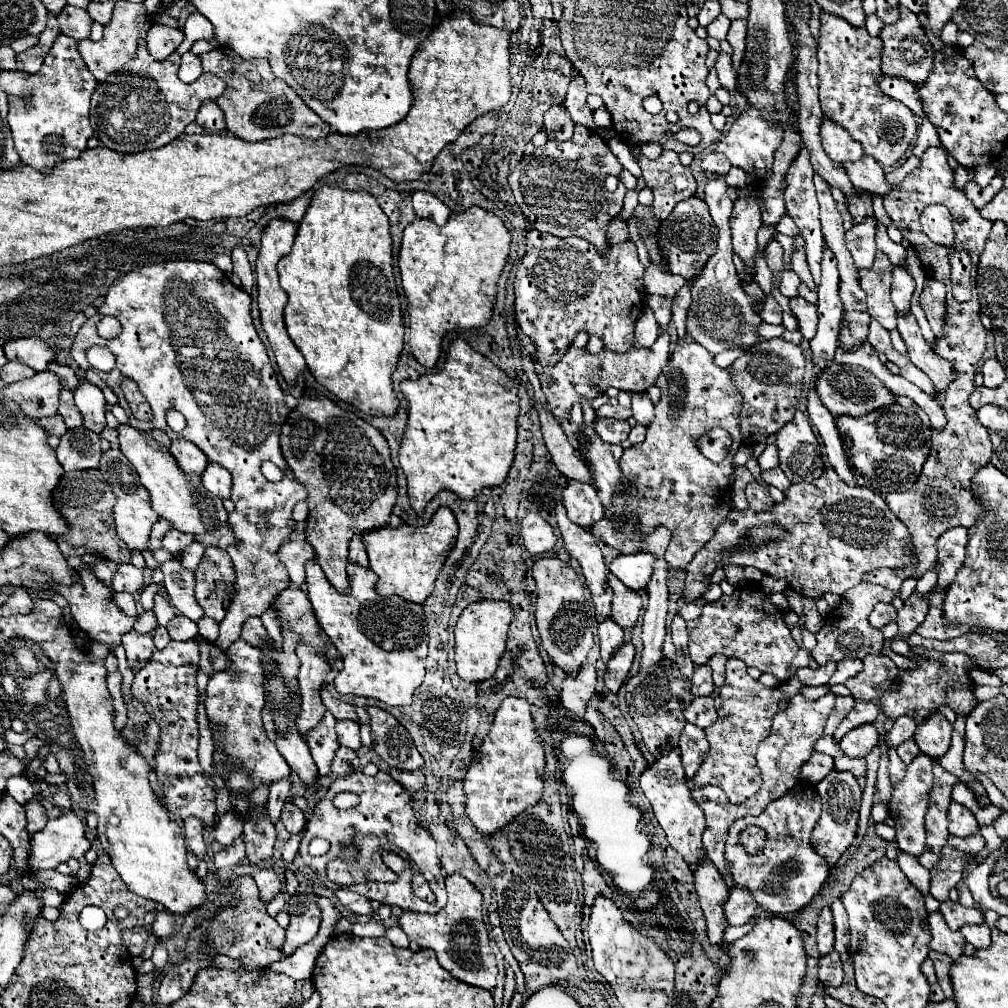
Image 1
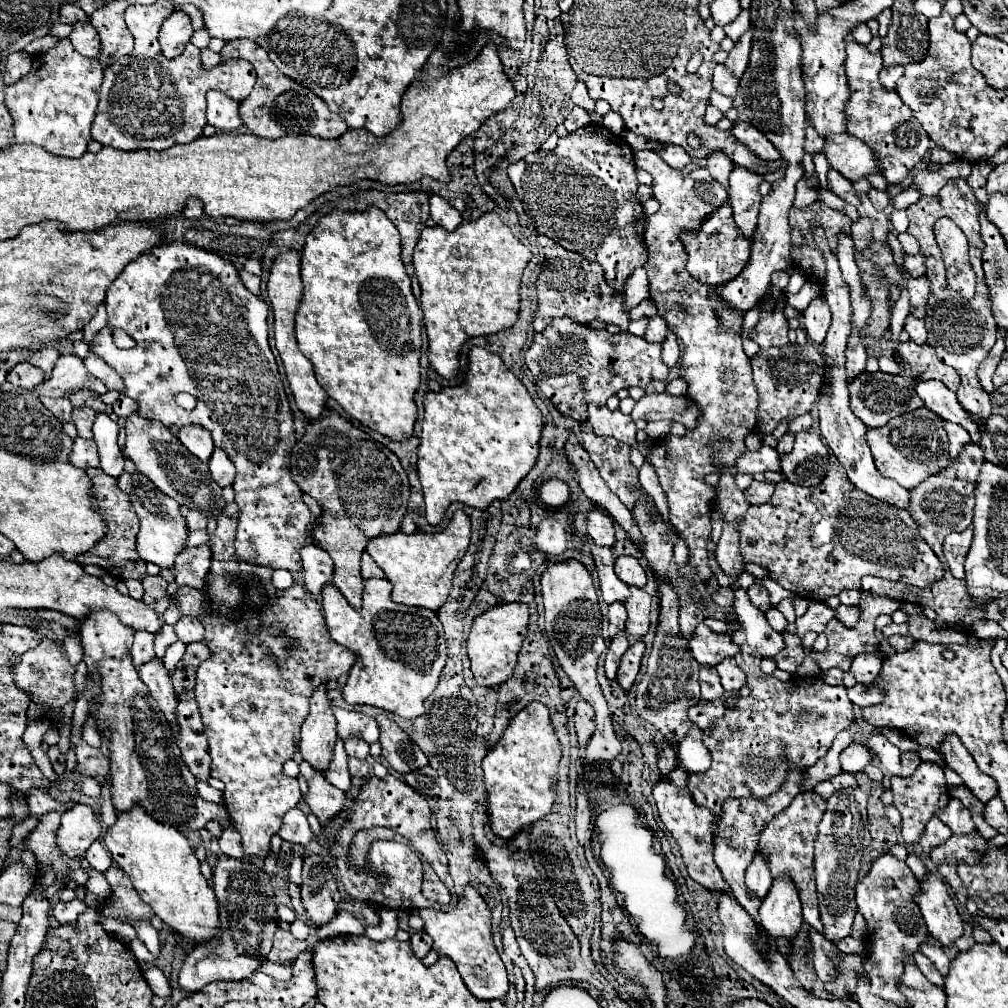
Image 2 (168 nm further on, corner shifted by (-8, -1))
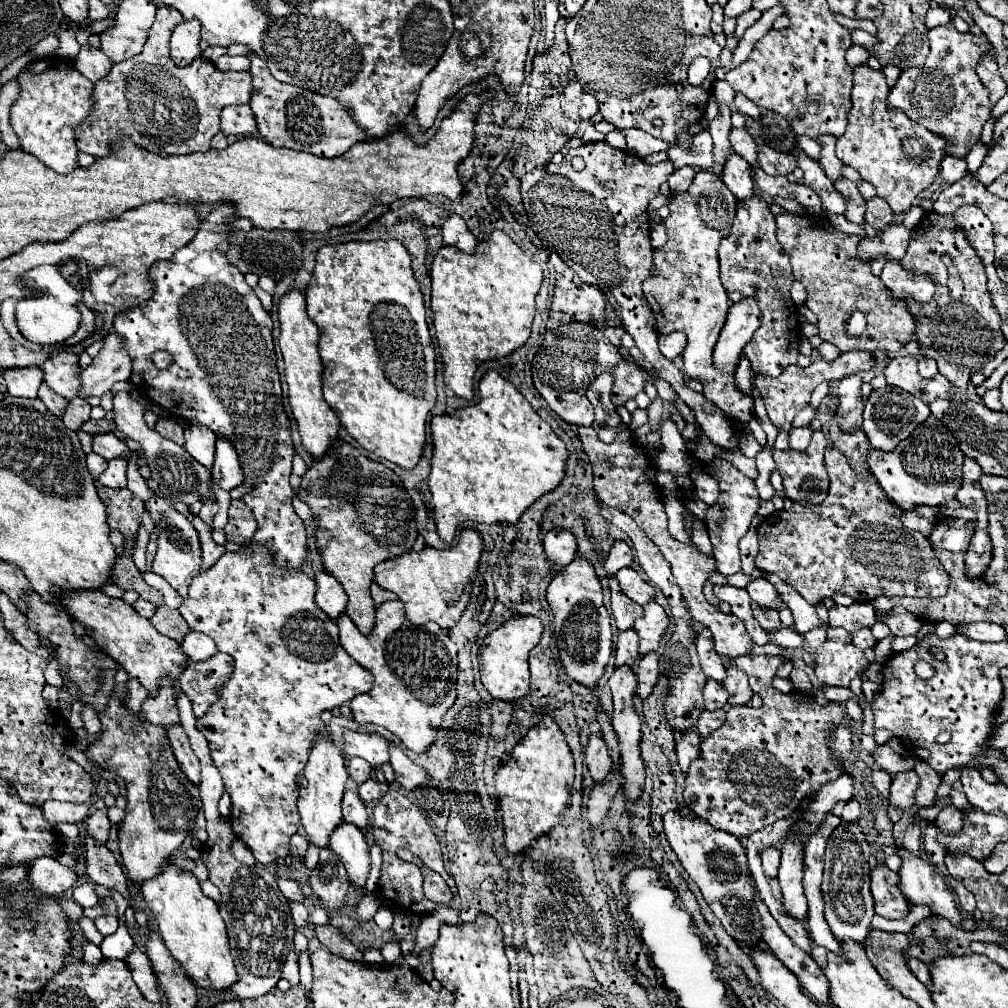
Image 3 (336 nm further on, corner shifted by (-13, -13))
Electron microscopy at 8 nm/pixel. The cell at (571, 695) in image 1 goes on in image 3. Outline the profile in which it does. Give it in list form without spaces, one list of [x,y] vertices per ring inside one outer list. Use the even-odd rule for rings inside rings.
[[[599,732],[589,736],[589,744],[585,748],[585,764],[591,772],[593,782],[603,782],[611,770],[611,758]]]

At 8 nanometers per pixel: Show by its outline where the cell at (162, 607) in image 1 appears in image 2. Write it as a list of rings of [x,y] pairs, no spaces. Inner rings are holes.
[[[164,624],[162,634],[158,634],[158,638],[156,638],[156,642],[154,642],[156,658],[158,658],[158,660],[162,660],[162,658],[164,658],[164,654],[166,654],[166,648],[168,648],[170,644],[174,644],[176,640],[178,640],[178,638],[176,638],[176,634],[174,634],[174,628],[172,628],[172,626],[168,626],[168,624]]]

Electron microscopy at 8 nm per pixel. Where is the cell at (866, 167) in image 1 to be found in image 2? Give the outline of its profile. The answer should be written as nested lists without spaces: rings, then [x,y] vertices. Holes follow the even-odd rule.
[[[828,134],[824,140],[824,154],[830,166],[850,182],[854,182],[860,176],[880,172],[878,160],[862,140],[850,134]]]

